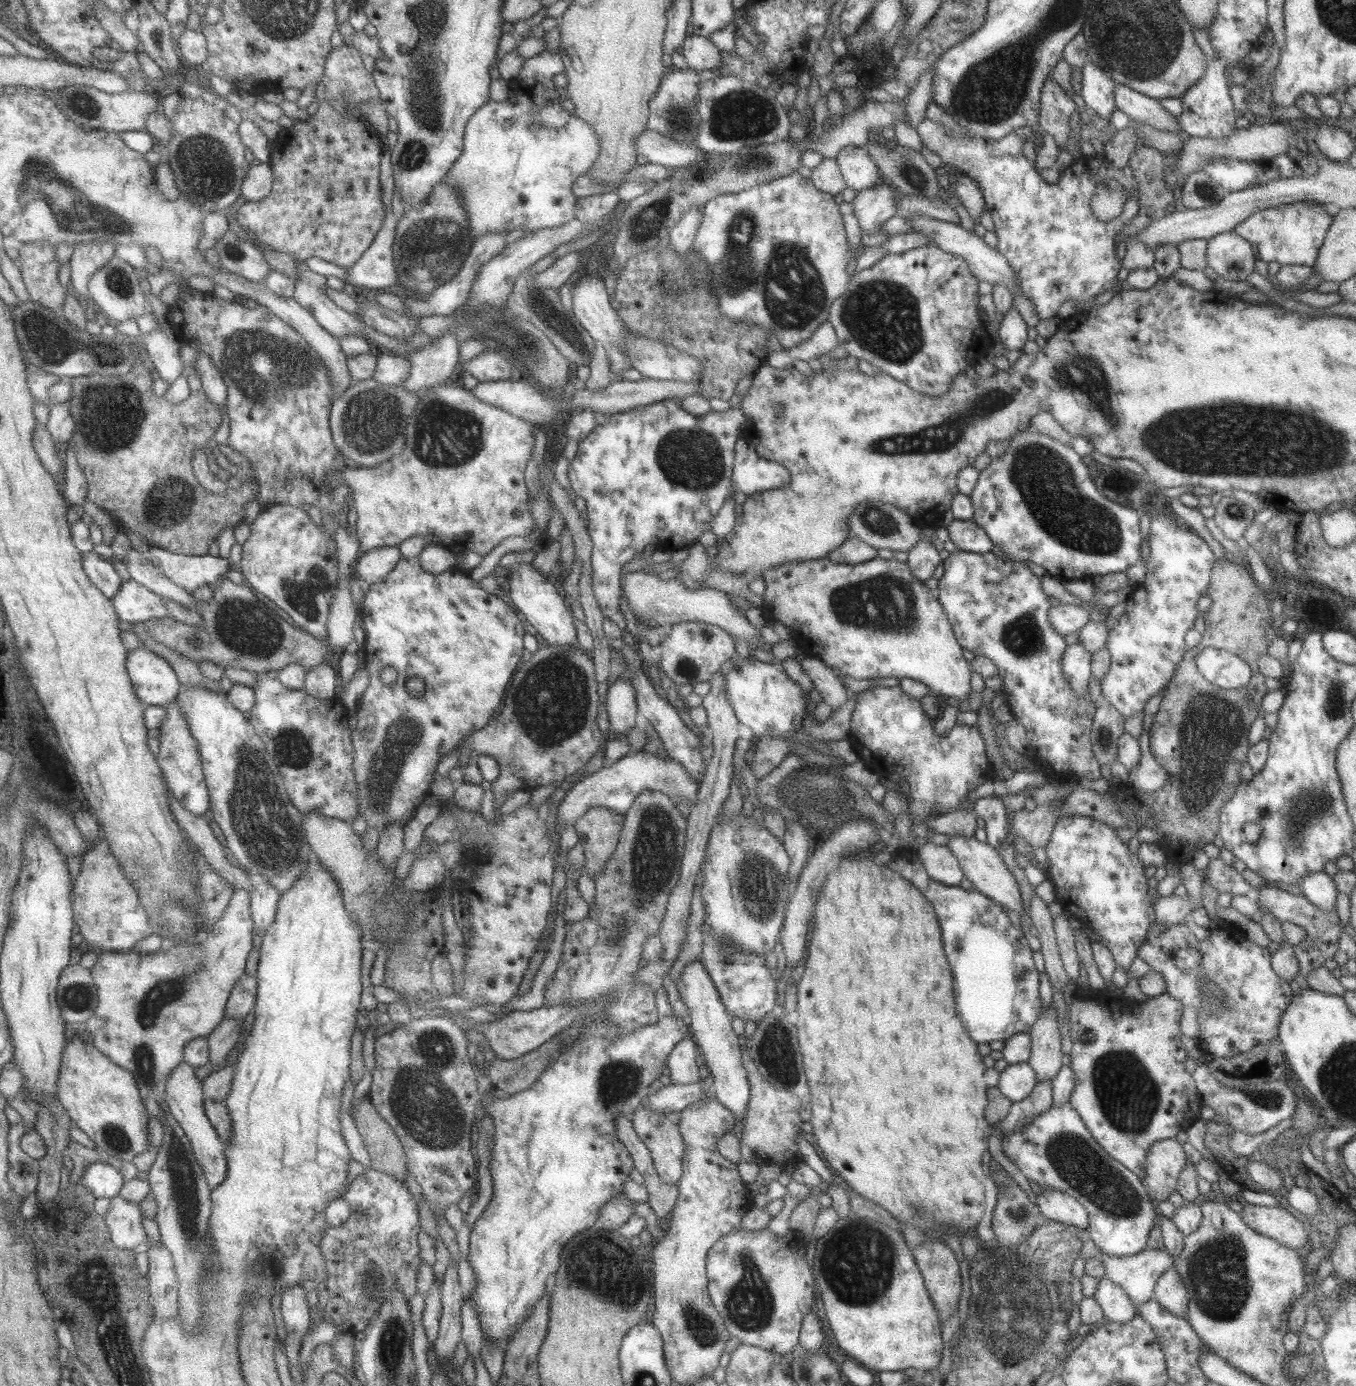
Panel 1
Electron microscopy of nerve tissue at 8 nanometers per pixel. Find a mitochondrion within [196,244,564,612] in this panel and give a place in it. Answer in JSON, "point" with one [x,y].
{"point":[241,353]}

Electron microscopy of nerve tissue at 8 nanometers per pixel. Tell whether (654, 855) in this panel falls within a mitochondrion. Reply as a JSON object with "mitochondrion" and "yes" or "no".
{"mitochondrion":"yes"}

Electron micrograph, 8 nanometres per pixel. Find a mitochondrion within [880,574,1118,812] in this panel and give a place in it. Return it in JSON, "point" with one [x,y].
{"point":[1022,637]}

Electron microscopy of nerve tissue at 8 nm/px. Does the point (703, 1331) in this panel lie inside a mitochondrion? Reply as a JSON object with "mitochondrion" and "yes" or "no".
{"mitochondrion":"yes"}

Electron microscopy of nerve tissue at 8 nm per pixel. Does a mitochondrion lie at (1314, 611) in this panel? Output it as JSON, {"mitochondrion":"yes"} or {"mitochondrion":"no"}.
{"mitochondrion":"no"}

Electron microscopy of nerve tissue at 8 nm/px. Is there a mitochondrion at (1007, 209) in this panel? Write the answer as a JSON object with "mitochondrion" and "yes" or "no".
{"mitochondrion":"no"}

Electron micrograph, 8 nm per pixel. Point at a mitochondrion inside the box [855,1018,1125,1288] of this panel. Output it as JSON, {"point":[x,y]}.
{"point":[1018,1214]}

